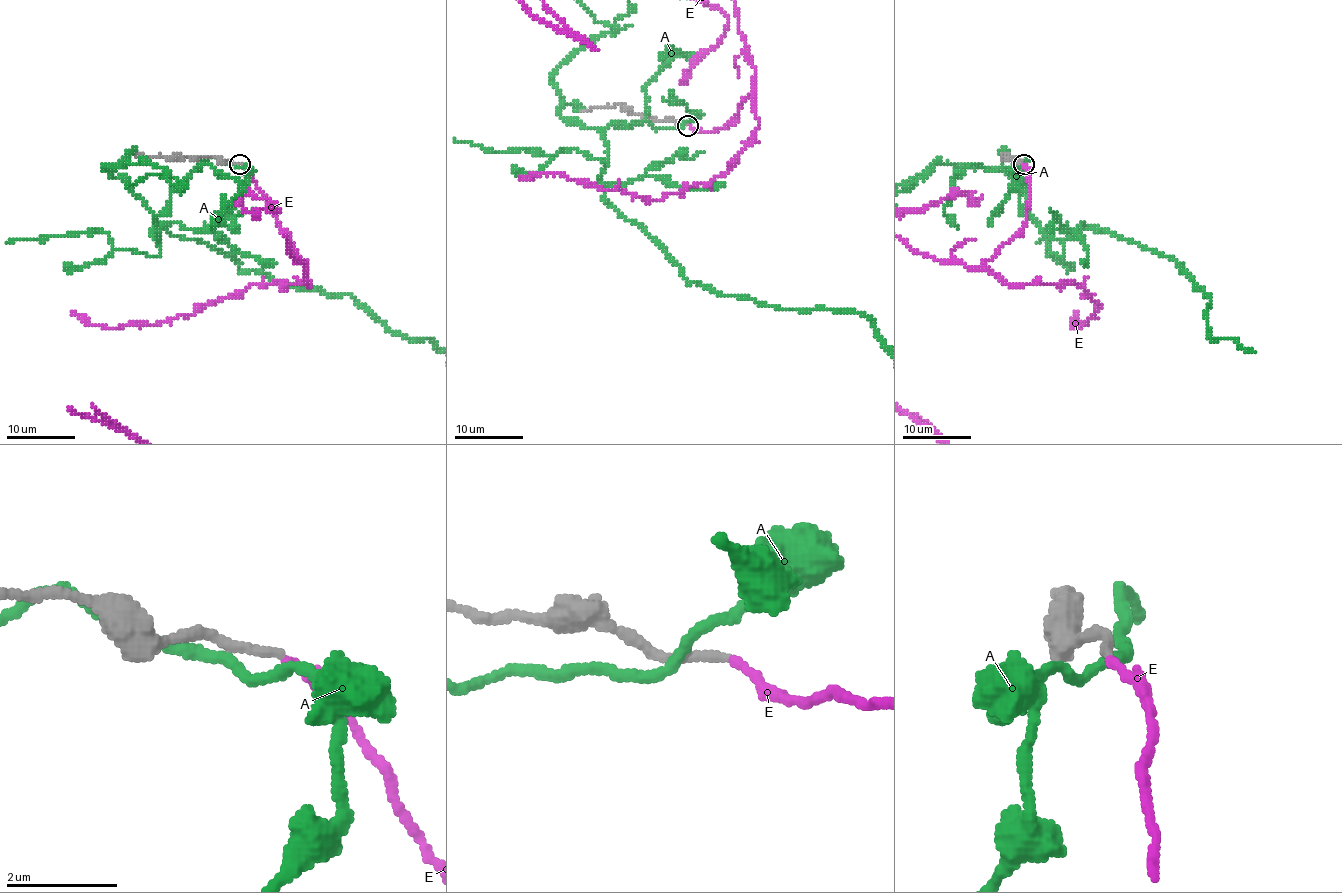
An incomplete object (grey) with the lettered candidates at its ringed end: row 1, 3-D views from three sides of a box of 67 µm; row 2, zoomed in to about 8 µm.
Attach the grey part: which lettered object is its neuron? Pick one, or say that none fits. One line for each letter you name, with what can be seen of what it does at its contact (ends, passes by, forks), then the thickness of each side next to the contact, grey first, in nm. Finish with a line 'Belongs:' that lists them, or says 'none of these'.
E: it ends; calibres 140 and 180 nm
Belongs: E

